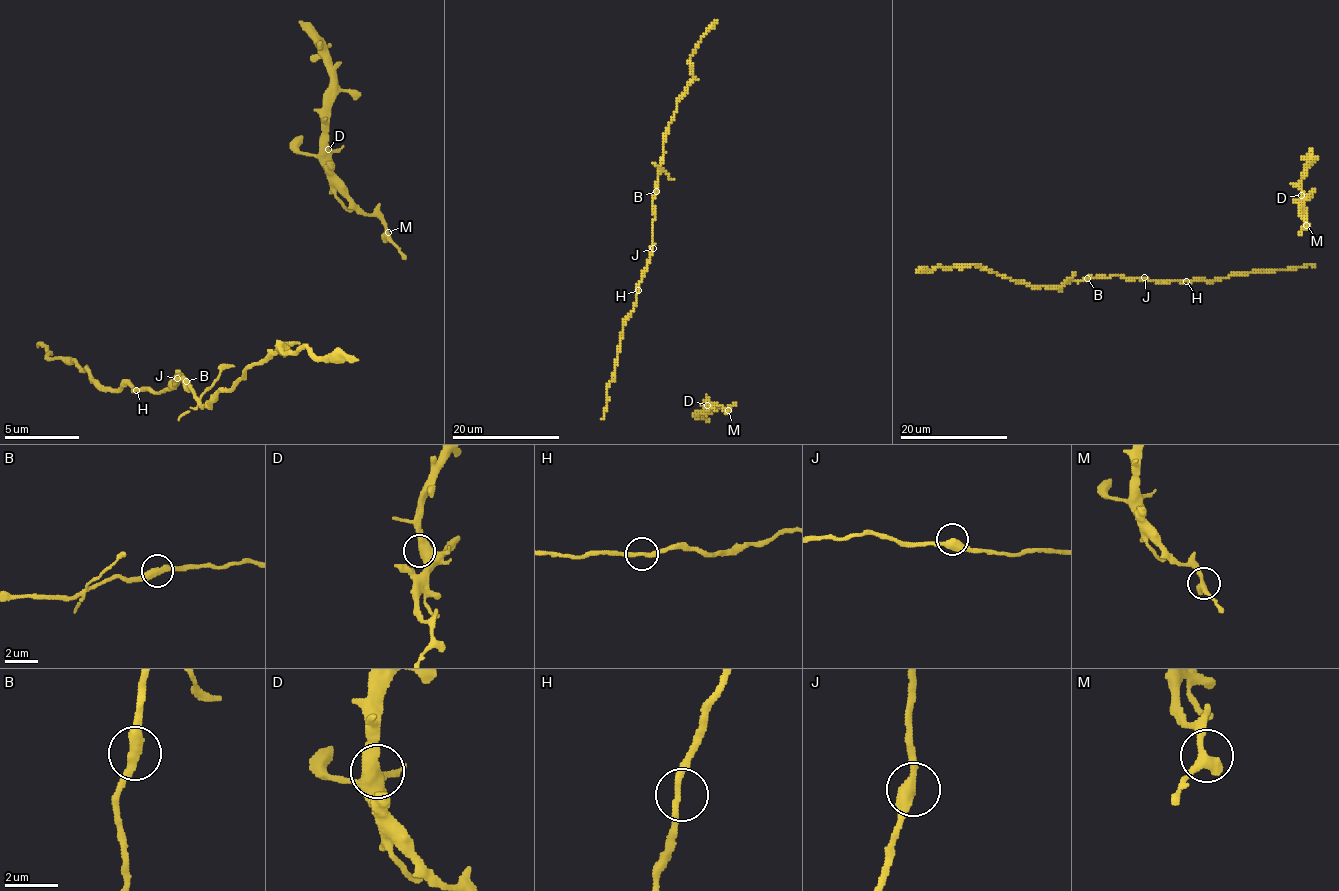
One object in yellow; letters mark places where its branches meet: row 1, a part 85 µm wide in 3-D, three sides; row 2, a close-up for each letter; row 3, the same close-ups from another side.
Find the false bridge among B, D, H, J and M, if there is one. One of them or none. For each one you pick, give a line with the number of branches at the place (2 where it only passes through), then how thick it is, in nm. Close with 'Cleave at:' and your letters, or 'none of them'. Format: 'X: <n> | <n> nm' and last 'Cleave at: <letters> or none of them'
Cleave at: none of them

